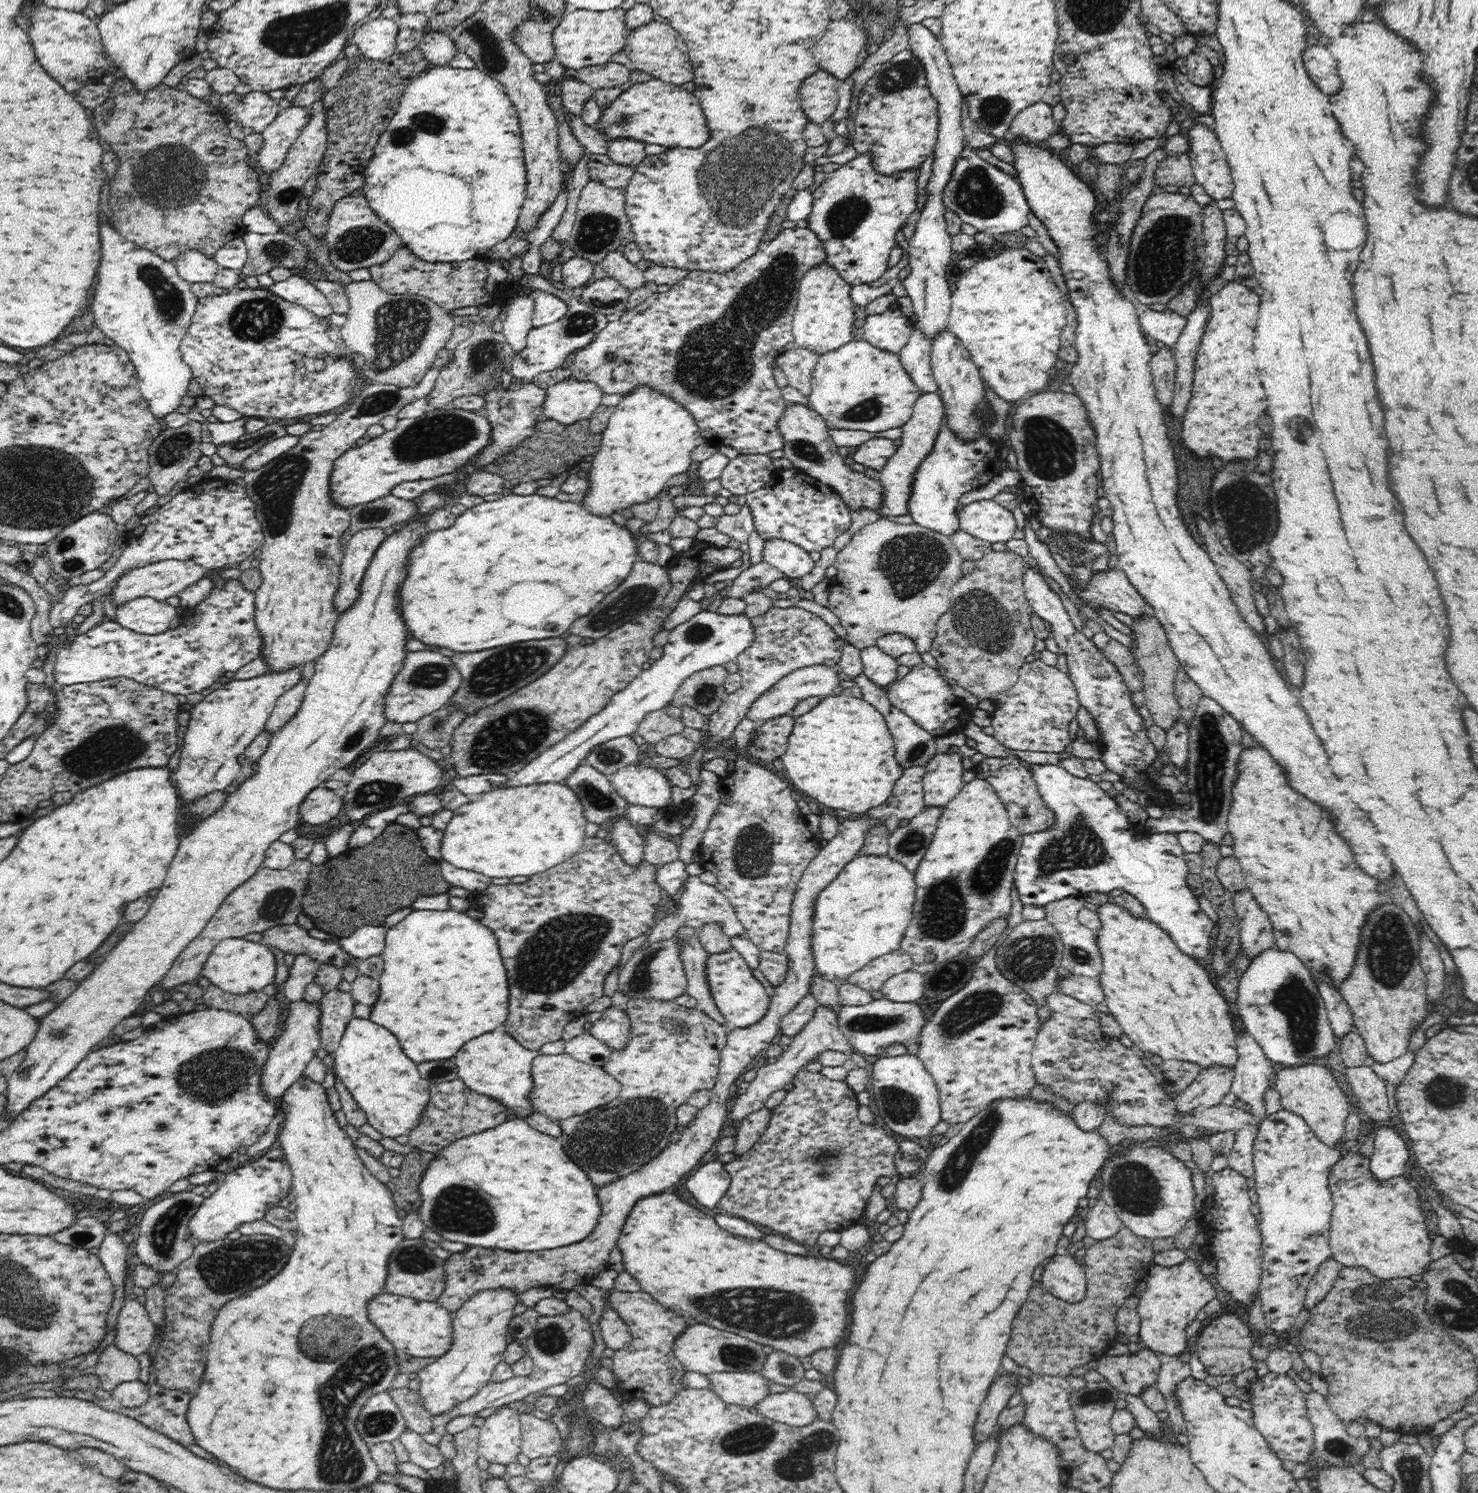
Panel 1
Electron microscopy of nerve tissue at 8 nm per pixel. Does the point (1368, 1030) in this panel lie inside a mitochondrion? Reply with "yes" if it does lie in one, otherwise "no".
no

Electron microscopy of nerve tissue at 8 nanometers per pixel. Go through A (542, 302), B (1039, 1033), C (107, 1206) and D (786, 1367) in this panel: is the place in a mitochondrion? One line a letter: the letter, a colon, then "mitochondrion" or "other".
A: other
B: other
C: other
D: mitochondrion

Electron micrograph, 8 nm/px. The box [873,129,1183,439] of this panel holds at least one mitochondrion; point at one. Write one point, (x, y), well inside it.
(977, 194)

